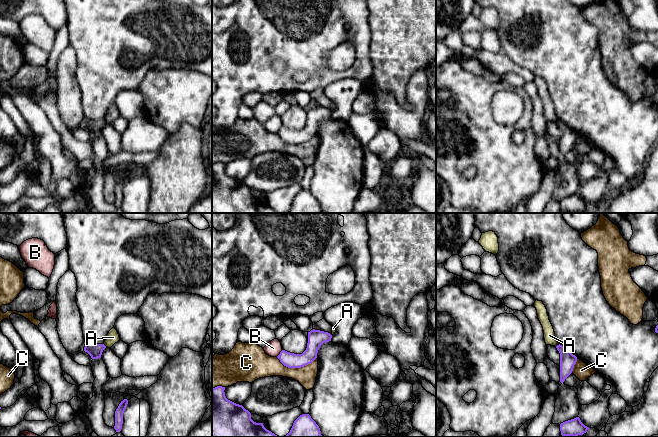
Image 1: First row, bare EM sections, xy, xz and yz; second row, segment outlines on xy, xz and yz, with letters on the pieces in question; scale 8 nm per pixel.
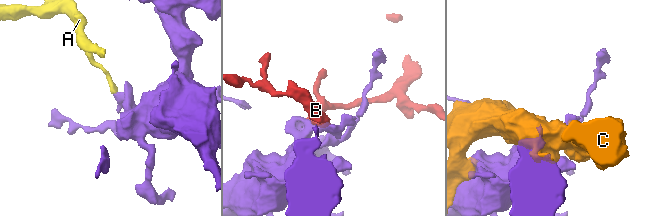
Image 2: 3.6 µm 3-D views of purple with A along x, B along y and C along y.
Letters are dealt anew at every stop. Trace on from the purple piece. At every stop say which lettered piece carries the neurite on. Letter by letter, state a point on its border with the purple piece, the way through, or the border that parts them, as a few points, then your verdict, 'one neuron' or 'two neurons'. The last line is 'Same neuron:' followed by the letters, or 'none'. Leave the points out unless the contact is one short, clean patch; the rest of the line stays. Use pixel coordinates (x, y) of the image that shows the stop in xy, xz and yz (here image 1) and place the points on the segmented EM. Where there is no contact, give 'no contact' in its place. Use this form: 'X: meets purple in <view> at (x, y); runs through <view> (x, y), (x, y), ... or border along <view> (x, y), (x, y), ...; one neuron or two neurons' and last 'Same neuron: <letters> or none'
A: meets purple in yz at (557, 345); border along yz (559, 344), (555, 346); two neurons
B: meets purple in xz at (280, 353); two neurons
C: meets purple in xz at (296, 367); two neurons
Same neuron: none

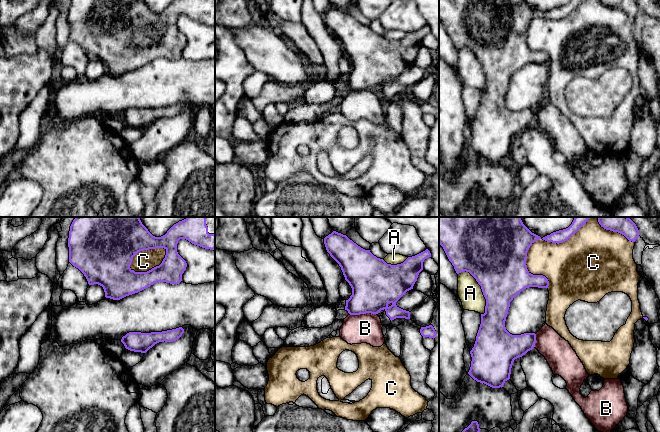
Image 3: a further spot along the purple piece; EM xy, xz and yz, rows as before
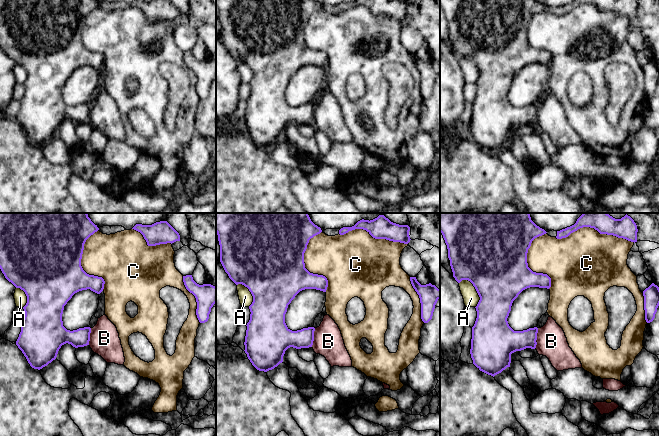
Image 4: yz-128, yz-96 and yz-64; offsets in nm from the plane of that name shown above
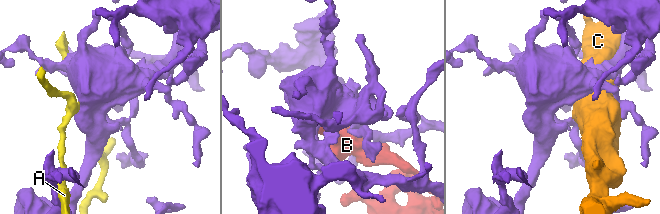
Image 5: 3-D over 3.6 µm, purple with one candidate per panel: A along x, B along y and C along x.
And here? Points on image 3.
A: meets purple in yz at (481, 288); two neurons
B: meets purple in xz at (363, 313); border along xz (349, 313), (376, 314); two neurons
C: meets purple in yz at (547, 241); two neurons
Same neuron: none

